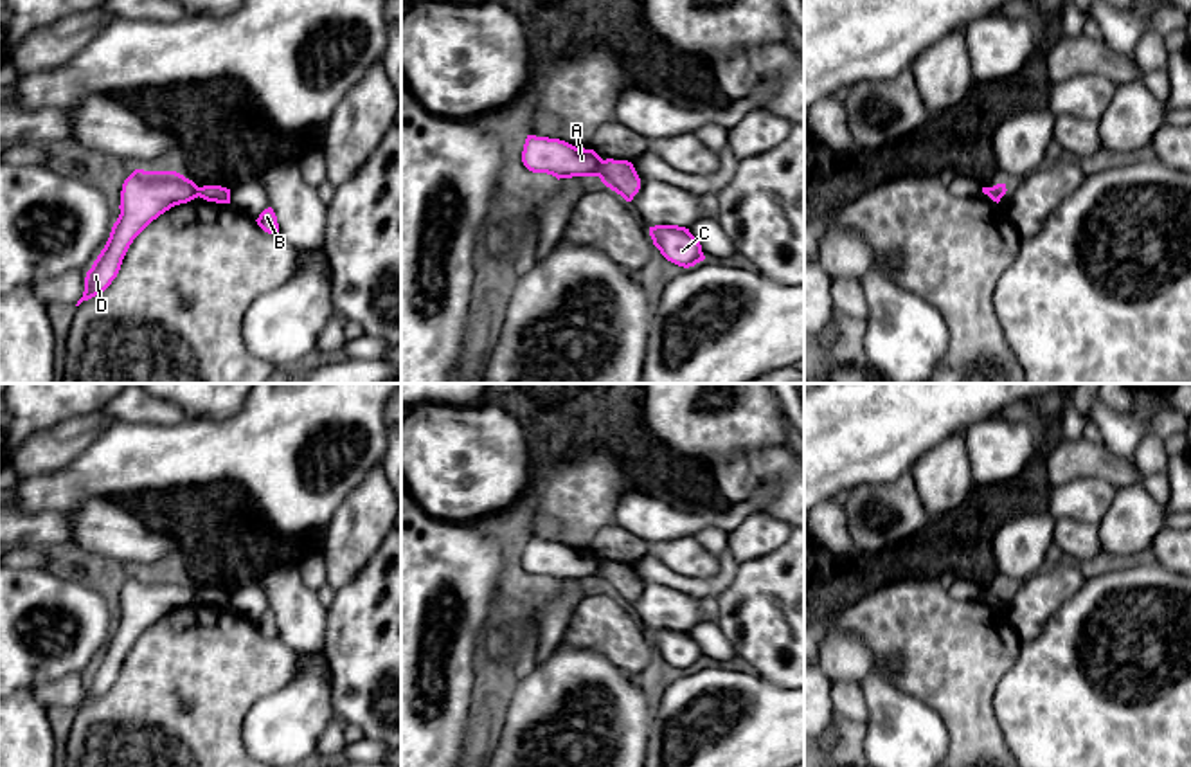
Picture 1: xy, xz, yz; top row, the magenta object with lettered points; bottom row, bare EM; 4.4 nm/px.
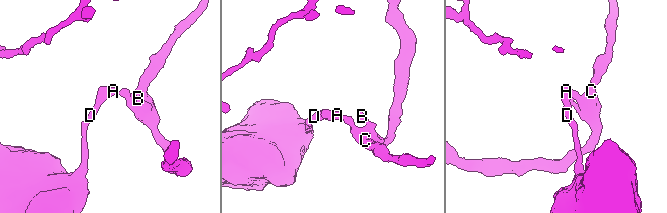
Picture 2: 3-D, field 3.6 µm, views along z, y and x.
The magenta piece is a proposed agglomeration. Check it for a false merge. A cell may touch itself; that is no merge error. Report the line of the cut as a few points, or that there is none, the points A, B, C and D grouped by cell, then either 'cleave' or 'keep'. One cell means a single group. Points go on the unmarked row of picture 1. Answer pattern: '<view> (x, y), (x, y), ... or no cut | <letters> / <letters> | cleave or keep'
xz (603, 564), (598, 578) | A D / B C | cleave

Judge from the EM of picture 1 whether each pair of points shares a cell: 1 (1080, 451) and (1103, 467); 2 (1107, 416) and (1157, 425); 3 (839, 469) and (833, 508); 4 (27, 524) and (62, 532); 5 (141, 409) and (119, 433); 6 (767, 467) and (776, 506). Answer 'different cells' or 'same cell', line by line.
1: same cell
2: same cell
3: different cells
4: same cell
5: different cells
6: same cell

